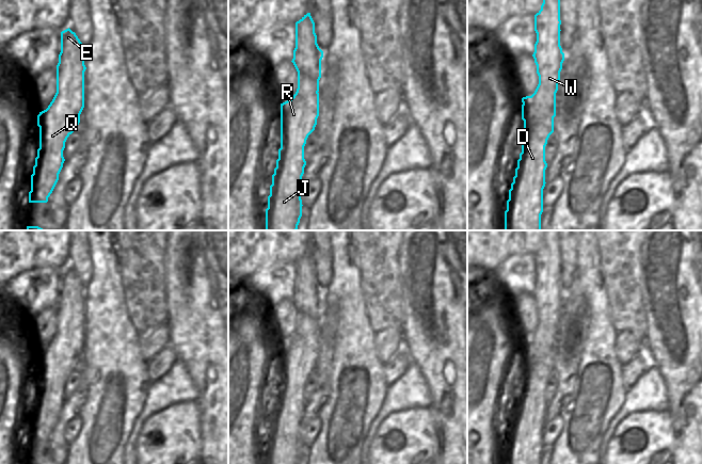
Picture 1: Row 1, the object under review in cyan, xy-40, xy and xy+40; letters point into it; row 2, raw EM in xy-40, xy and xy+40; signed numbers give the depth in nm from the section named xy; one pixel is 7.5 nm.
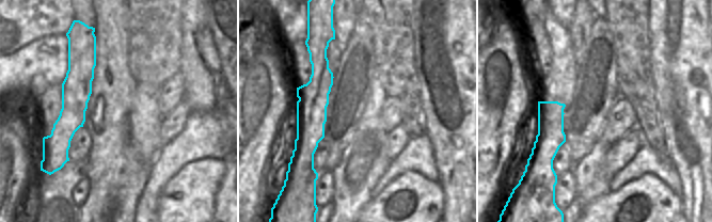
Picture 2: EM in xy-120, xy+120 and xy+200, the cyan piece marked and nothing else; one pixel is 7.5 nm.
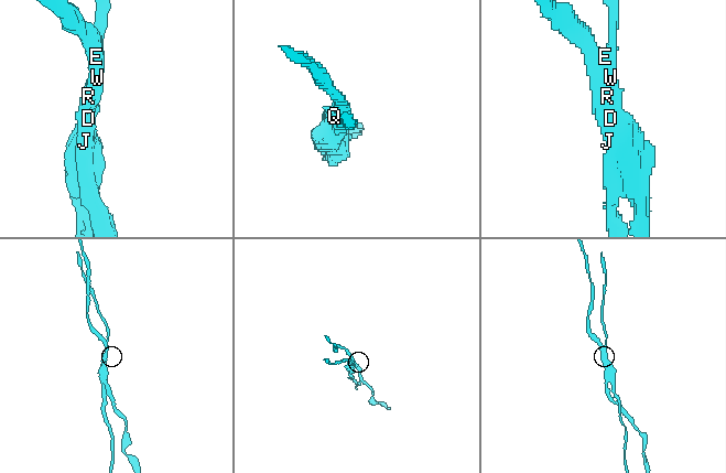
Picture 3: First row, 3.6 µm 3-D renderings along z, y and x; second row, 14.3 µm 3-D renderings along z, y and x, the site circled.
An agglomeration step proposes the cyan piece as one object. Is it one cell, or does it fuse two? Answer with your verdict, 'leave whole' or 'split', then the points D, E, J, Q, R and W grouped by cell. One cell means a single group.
split; D E J Q R / W

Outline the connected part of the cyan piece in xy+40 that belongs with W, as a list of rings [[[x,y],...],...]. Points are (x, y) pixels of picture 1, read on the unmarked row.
[[[545,230],[541,249],[535,254],[535,270],[537,281],[532,293],[537,304],[539,323],[531,335],[522,337],[522,358],[524,363],[536,363],[547,357],[548,354],[556,355],[556,332],[560,319],[560,310],[564,300],[564,292],[560,285],[560,230]]]

